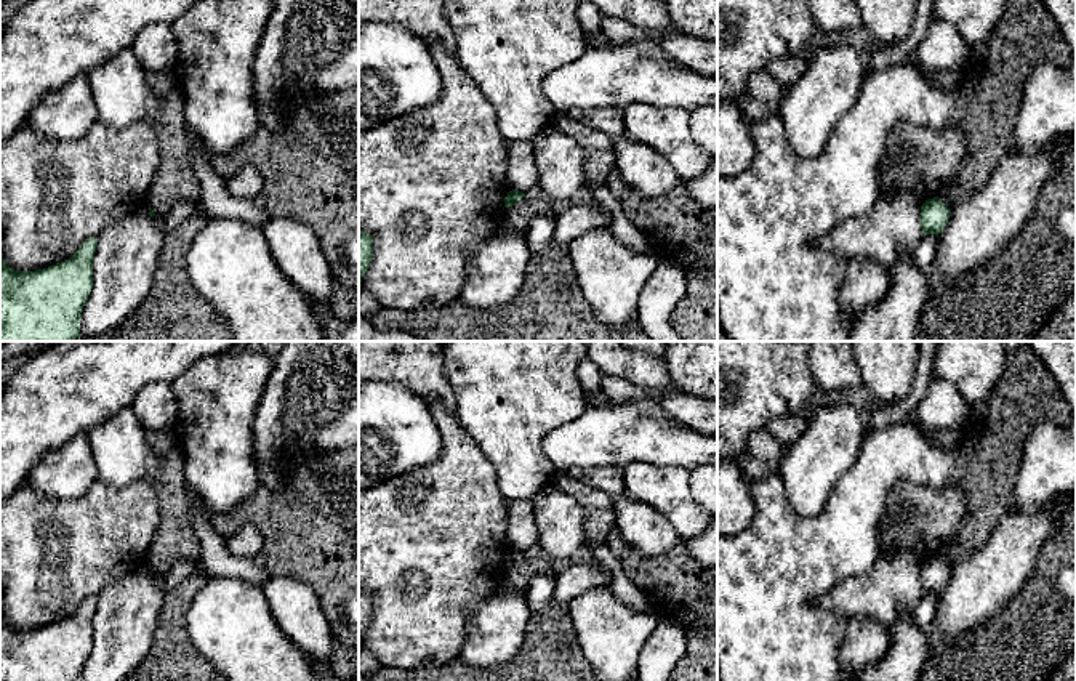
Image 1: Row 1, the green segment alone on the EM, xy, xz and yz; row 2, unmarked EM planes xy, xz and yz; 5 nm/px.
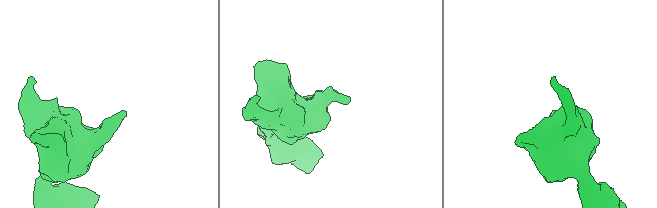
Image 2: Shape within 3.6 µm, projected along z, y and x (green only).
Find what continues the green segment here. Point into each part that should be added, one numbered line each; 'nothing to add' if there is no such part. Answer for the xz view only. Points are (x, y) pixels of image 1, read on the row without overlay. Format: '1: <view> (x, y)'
nothing to add

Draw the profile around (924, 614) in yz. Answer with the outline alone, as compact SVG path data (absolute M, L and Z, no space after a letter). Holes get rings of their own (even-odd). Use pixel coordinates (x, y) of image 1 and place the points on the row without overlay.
M922 593L919 598L919 604L914 610L914 623L919 630L927 631L935 619L938 607L938 594L935 593Z

